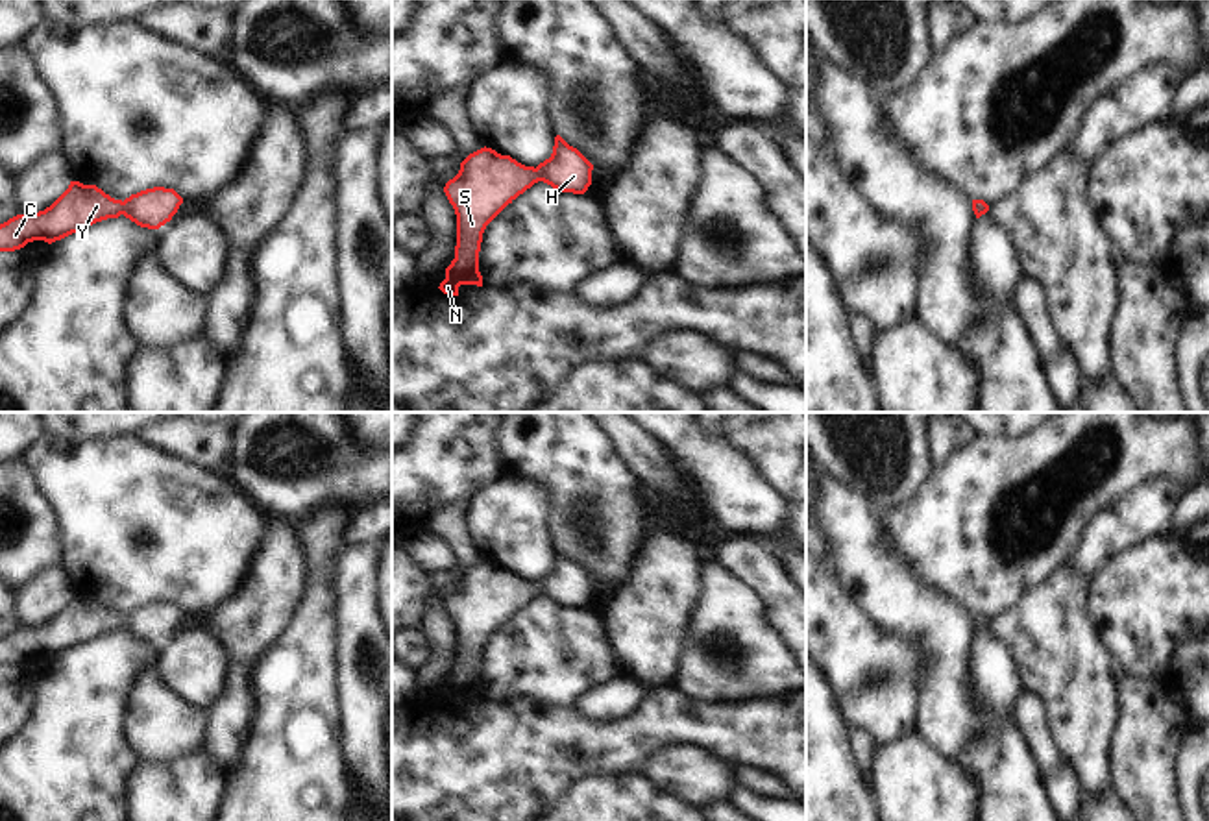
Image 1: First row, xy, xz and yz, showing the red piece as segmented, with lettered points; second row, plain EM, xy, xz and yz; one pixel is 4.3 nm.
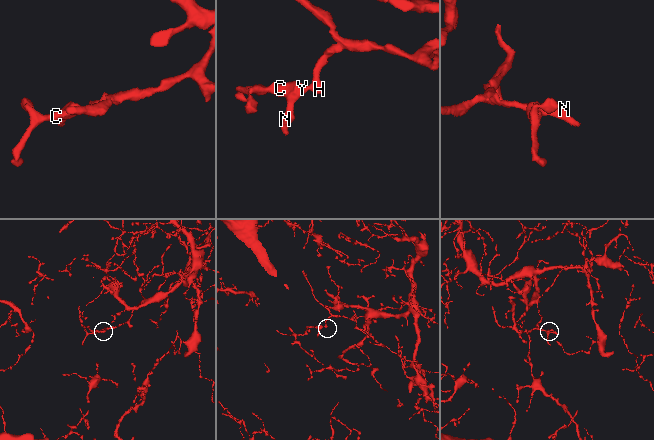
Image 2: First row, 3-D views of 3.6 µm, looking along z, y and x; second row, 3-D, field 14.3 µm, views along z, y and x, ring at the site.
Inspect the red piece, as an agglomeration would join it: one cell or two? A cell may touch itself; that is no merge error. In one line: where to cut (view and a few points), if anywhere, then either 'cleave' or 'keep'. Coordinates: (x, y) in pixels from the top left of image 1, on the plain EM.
no cut | keep

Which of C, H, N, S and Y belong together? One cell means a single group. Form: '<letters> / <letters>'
C H N S Y

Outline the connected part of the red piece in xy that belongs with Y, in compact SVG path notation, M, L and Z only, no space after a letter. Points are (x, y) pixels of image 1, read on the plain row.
M70 595L68 603L44 625L17 629L0 638L0 666L15 666L33 655L52 658L120 629L140 642L159 643L172 634L181 618L183 612L174 603L153 601L122 616L96 599Z

